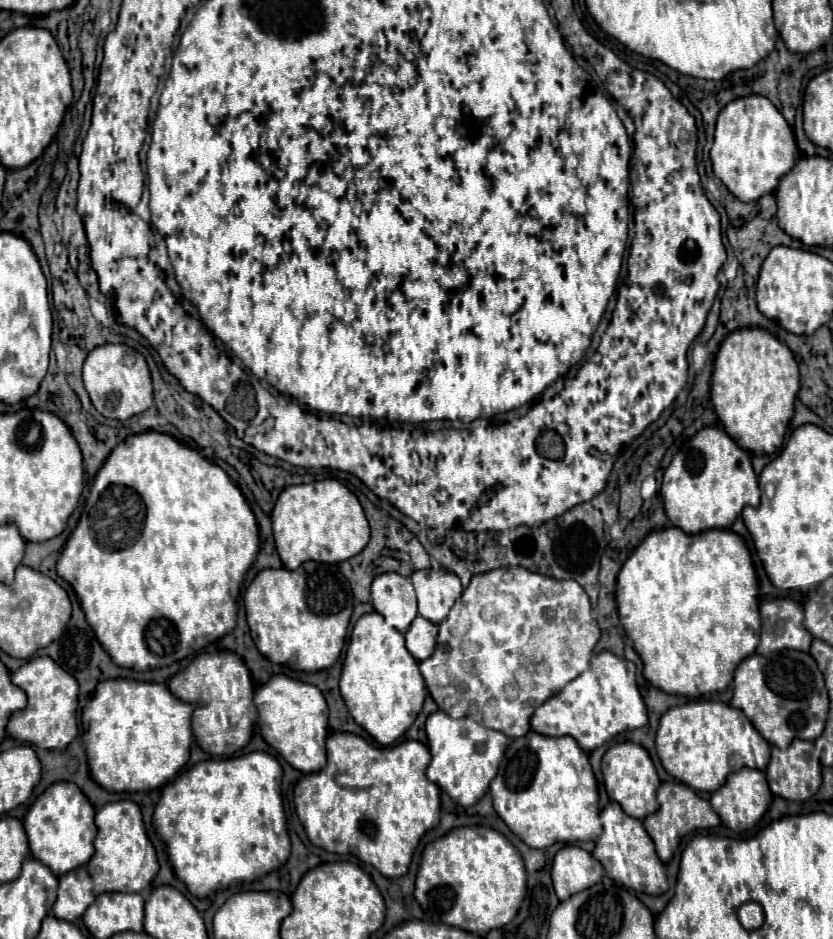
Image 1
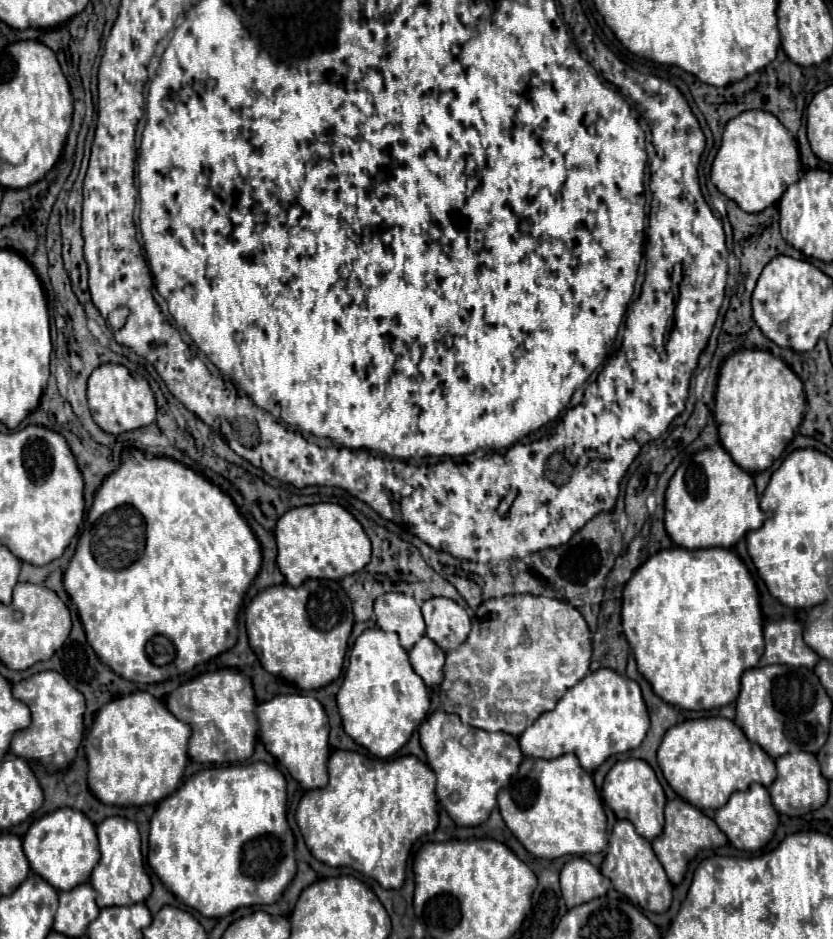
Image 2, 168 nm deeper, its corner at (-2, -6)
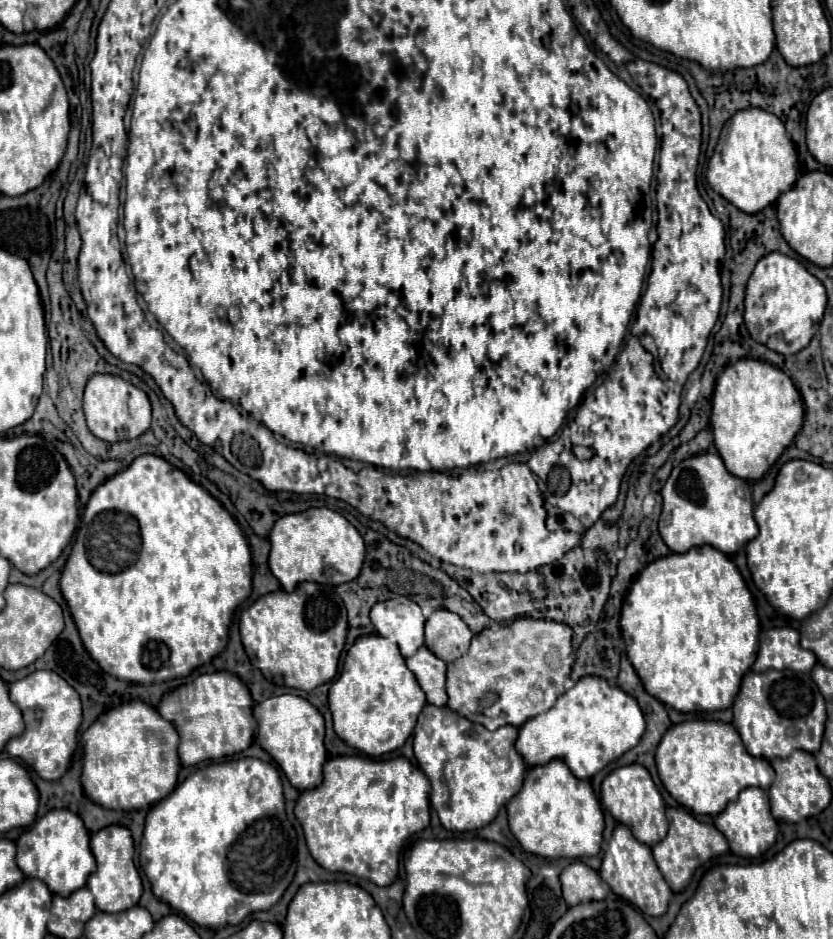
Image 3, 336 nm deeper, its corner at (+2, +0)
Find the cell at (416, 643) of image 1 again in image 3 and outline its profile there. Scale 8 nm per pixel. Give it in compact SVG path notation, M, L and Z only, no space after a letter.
M420 647L412 657L406 659L408 669L414 673L418 685L426 693L430 705L444 707L448 703L446 695L446 663L432 655L426 647Z

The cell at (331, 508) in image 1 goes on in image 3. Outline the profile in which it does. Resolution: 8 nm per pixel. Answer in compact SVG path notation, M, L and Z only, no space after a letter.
M328 507L308 509L280 517L270 531L270 571L290 593L302 581L318 581L318 585L340 585L354 581L364 563L364 539L336 511Z

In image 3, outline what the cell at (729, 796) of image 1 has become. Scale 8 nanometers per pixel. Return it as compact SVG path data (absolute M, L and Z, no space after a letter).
M748 787L738 795L736 801L730 801L728 807L714 819L714 825L726 837L730 851L738 857L760 857L774 845L778 835L778 821L774 821L770 813L770 801L766 797L766 791L758 787Z

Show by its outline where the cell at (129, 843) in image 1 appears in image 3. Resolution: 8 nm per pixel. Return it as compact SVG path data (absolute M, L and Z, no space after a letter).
M106 827L90 837L90 849L96 859L96 873L88 877L86 887L94 893L96 907L104 913L120 913L138 905L142 895L142 879L134 865L134 841L126 827Z

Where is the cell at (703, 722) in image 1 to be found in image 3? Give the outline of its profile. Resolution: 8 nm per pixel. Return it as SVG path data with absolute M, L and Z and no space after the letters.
M684 721L668 729L656 749L658 775L666 791L688 811L716 817L746 787L770 789L774 769L766 759L752 757L738 731L720 721Z

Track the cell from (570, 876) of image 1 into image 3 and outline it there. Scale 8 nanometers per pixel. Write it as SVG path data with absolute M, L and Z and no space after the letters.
M580 861L570 863L562 871L560 881L562 881L562 893L570 907L582 901L602 901L610 891L610 887L600 879L600 875Z

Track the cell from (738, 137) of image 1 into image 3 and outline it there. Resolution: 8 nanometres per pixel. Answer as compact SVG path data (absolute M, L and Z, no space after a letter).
M742 109L734 113L722 129L714 155L708 163L708 185L744 213L758 213L772 205L798 179L798 154L786 135L782 121L762 109Z

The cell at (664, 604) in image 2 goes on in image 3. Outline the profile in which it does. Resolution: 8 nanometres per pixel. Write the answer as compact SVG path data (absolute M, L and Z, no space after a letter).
M710 545L686 553L670 553L652 561L632 583L620 617L626 655L644 689L664 705L690 711L722 711L734 703L742 677L750 671L758 651L758 617L752 595L736 565Z

